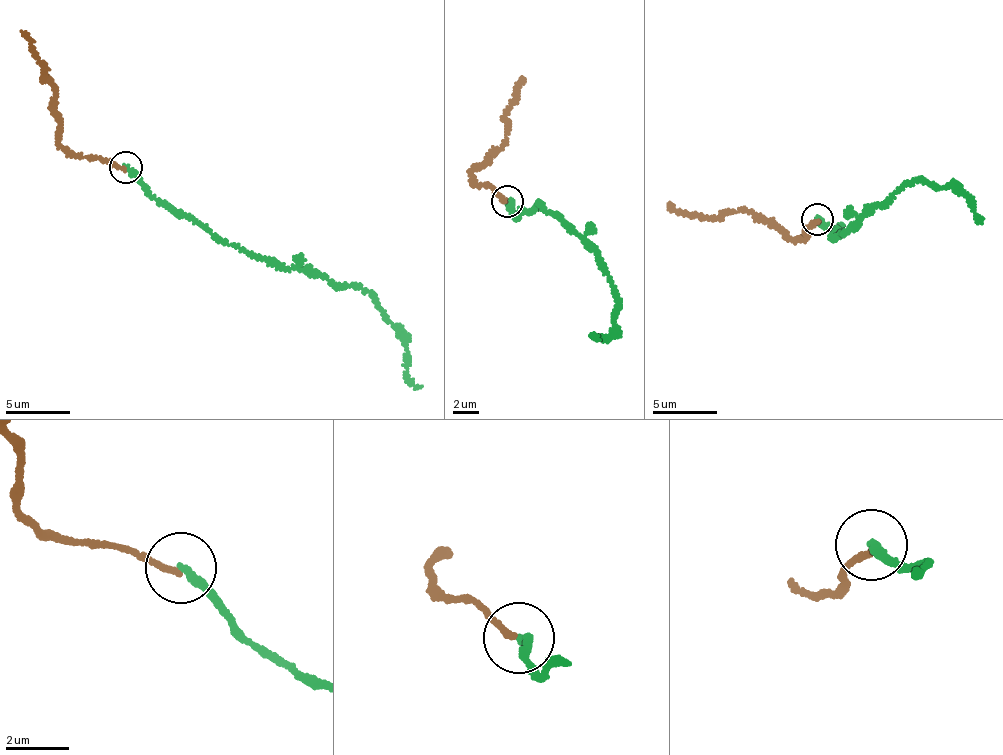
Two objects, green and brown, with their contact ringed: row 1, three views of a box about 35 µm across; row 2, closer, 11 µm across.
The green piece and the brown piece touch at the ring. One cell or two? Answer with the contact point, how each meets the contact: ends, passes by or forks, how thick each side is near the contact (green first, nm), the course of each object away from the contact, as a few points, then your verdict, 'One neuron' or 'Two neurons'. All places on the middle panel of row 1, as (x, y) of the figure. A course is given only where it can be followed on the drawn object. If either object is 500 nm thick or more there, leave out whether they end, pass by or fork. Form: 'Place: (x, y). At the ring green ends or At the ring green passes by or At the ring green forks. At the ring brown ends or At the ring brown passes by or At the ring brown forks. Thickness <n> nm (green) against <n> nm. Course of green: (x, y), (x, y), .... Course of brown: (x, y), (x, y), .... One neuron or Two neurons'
Place: (507, 201). At the ring green ends. At the ring brown ends. Thickness 280 nm (green) against 200 nm. Course of green: (506, 202), (517, 215), (538, 202), (596, 252), (612, 284), (616, 310), (615, 327), (604, 337), (598, 335). Course of brown: (506, 202), (475, 182), (472, 175), (488, 154), (506, 143), (506, 114), (520, 79). One neuron

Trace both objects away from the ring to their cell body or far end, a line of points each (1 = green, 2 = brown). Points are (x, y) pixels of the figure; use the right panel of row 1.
1: (818, 220), (839, 227), (831, 238), (900, 187), (926, 180), (969, 200), (978, 220)
2: (818, 220), (805, 239), (796, 238), (744, 210), (715, 217), (688, 216), (668, 204)

